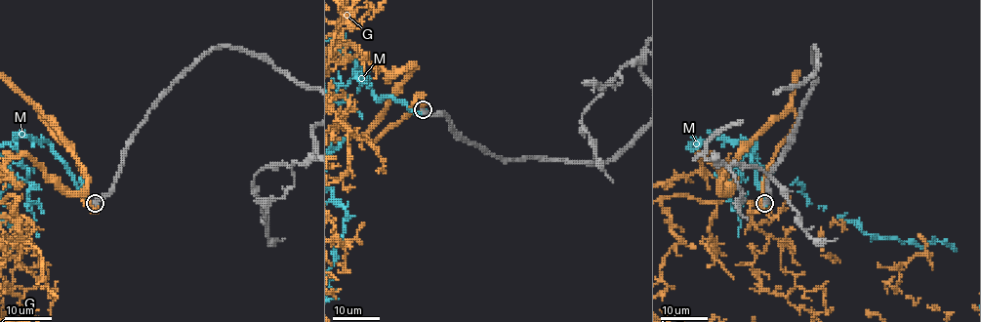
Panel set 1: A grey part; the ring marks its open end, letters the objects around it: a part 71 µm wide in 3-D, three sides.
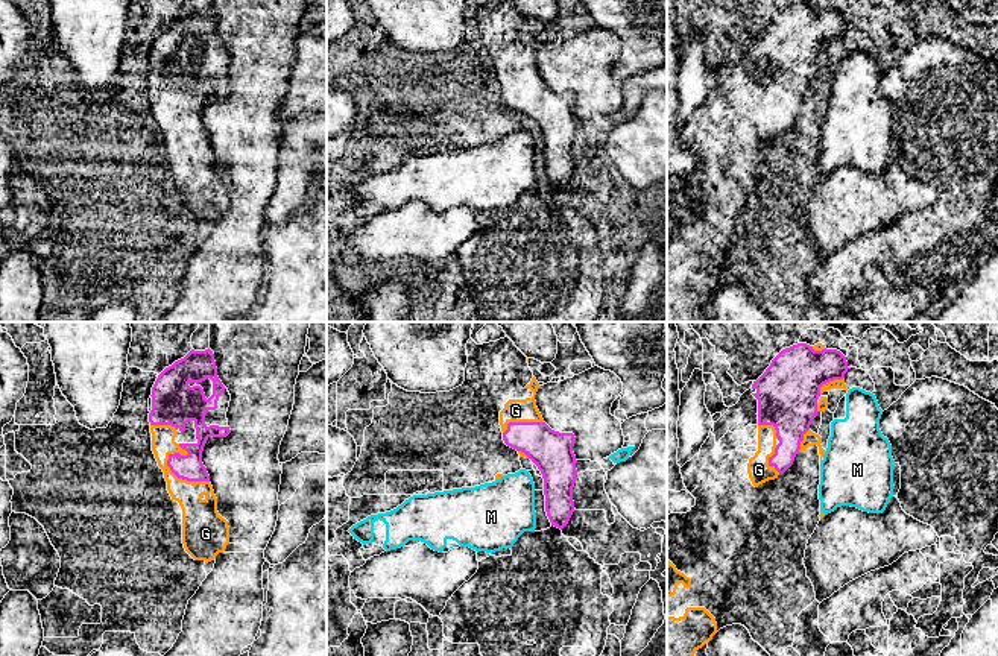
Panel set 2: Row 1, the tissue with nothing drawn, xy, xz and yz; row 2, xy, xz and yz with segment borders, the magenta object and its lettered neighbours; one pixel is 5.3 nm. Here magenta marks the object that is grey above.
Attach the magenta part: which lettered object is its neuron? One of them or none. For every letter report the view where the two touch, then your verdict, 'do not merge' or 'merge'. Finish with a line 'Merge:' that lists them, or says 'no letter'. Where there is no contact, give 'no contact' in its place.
G: meets magenta in xy; merge
M: no contact; do not merge
Merge: G

